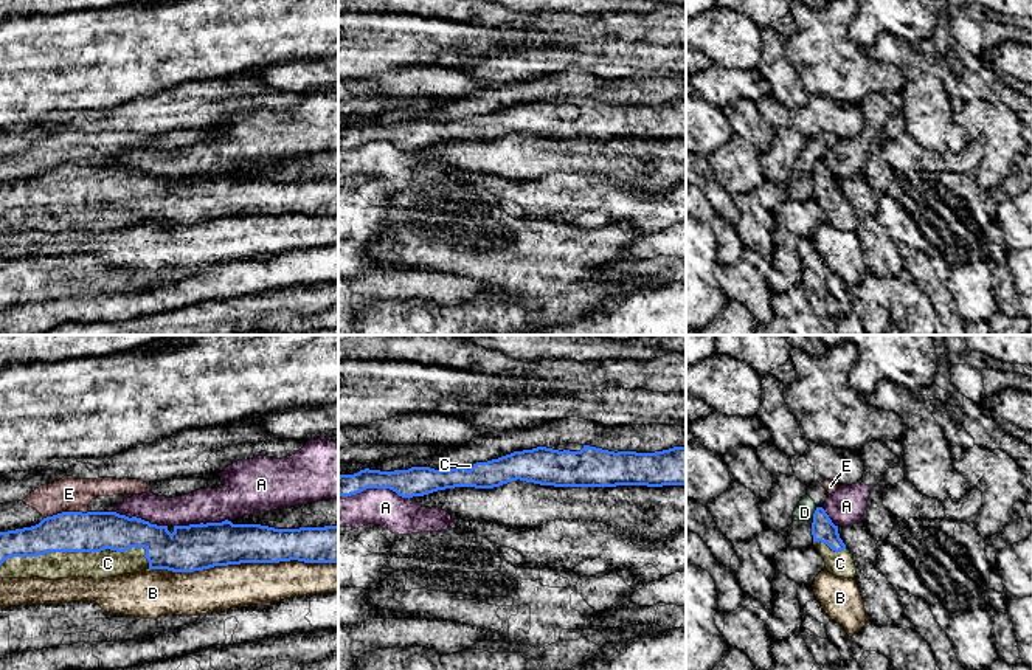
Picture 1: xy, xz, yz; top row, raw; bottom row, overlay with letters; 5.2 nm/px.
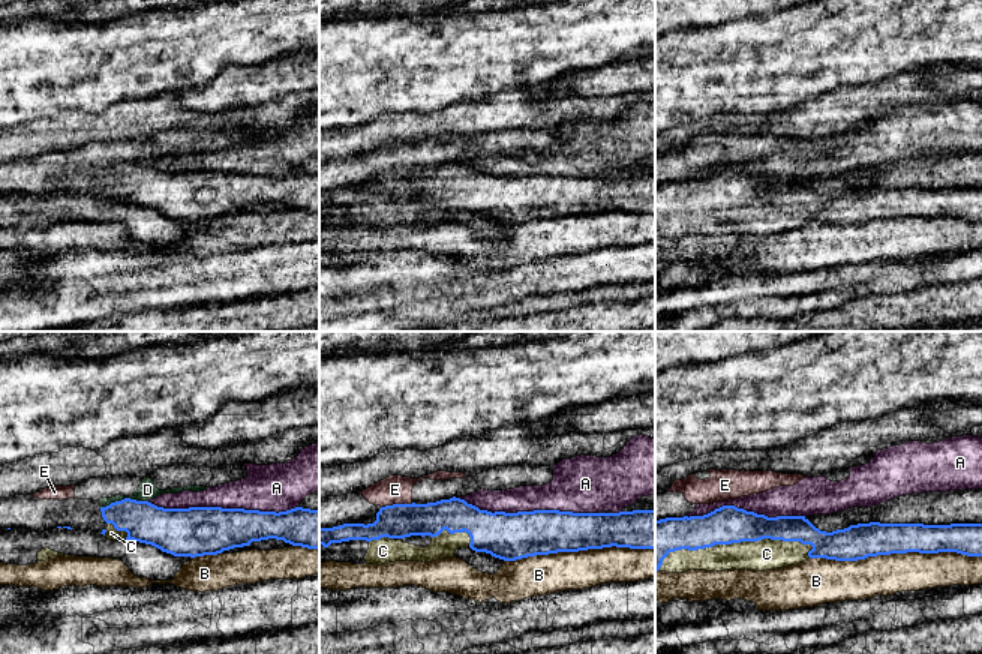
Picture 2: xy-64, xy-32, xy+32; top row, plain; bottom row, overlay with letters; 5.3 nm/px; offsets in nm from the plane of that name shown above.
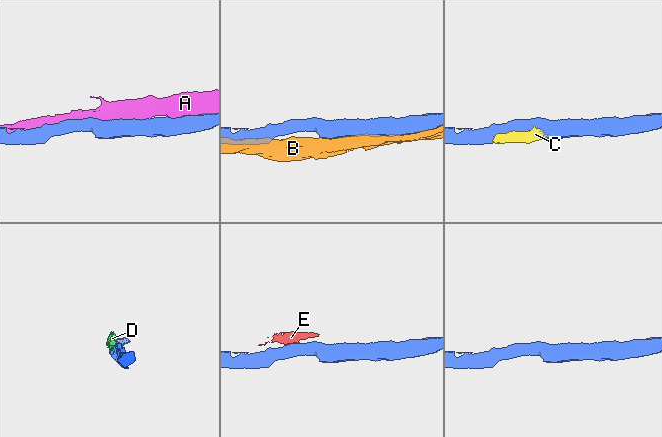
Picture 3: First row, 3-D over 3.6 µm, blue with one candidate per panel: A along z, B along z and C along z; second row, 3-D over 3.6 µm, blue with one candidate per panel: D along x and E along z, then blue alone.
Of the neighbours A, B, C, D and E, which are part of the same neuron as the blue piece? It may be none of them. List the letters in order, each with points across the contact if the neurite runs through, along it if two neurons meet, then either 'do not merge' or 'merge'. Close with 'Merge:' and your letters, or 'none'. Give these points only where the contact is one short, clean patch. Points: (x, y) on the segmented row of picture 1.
A: do not merge
B: do not merge
C: merge
D: do not merge
E: border xy (87, 511), (58, 512), (44, 518); do not merge
Merge: C

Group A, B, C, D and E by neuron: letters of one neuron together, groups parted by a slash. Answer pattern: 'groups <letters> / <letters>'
groups A / B / C / D E

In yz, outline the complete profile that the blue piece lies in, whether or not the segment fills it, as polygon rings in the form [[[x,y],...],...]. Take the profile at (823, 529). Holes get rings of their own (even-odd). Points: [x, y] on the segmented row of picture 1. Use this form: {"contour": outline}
{"contour": [[[816,507],[813,513],[812,535],[826,569],[836,577],[855,578],[857,568],[852,554],[840,538],[838,526],[832,523],[822,507]]]}

